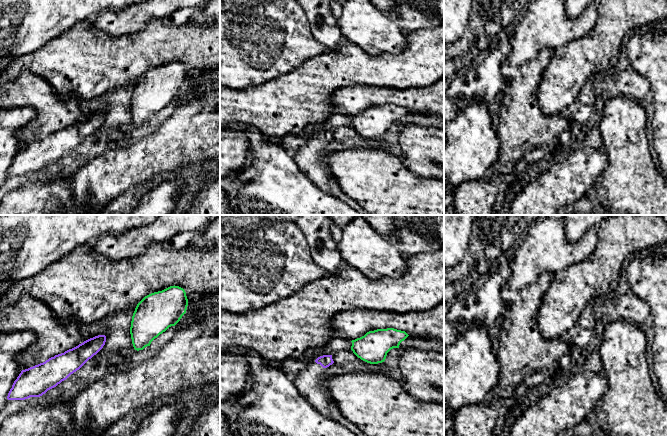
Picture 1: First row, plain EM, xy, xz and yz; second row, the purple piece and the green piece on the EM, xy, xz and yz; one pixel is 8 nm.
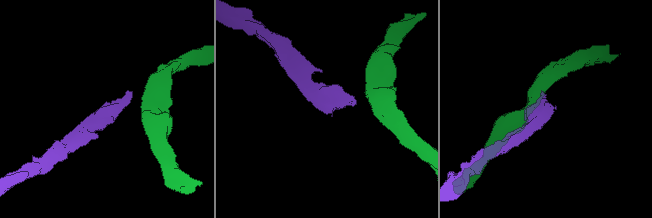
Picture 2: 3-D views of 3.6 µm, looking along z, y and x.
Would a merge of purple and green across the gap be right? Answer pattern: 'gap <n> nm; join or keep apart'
gap 170 nm; keep apart

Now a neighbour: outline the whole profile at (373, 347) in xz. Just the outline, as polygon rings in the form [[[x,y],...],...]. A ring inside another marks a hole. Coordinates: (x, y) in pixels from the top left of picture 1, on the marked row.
[[[394,328],[377,329],[352,340],[351,350],[361,360],[378,364],[384,362],[387,353],[393,348],[399,348],[408,336],[405,331]]]

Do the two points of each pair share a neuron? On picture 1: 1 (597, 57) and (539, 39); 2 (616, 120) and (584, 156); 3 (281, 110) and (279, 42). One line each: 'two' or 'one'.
1: two
2: two
3: two

